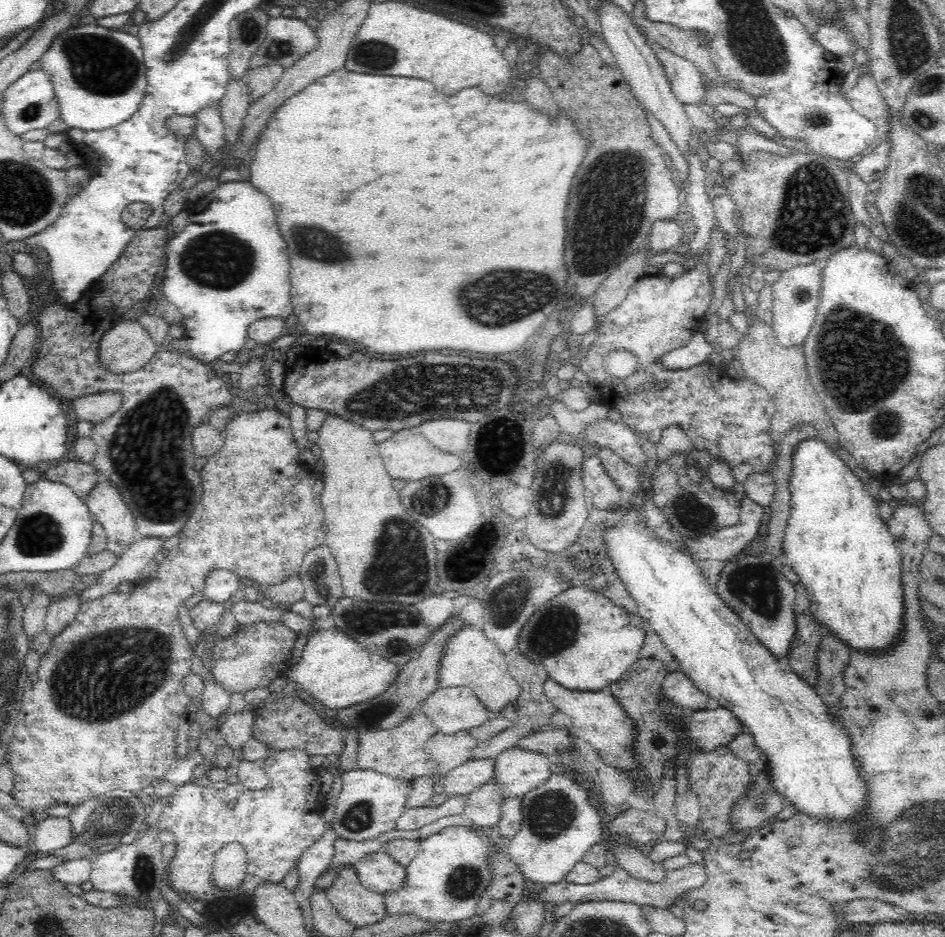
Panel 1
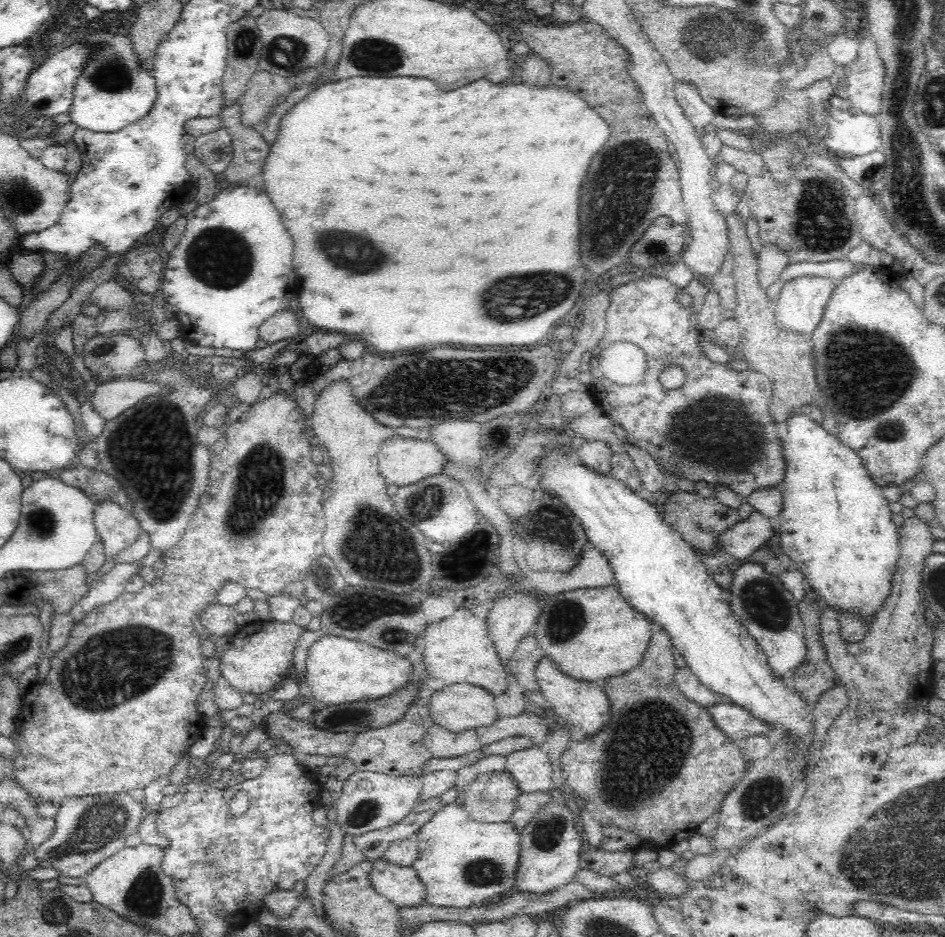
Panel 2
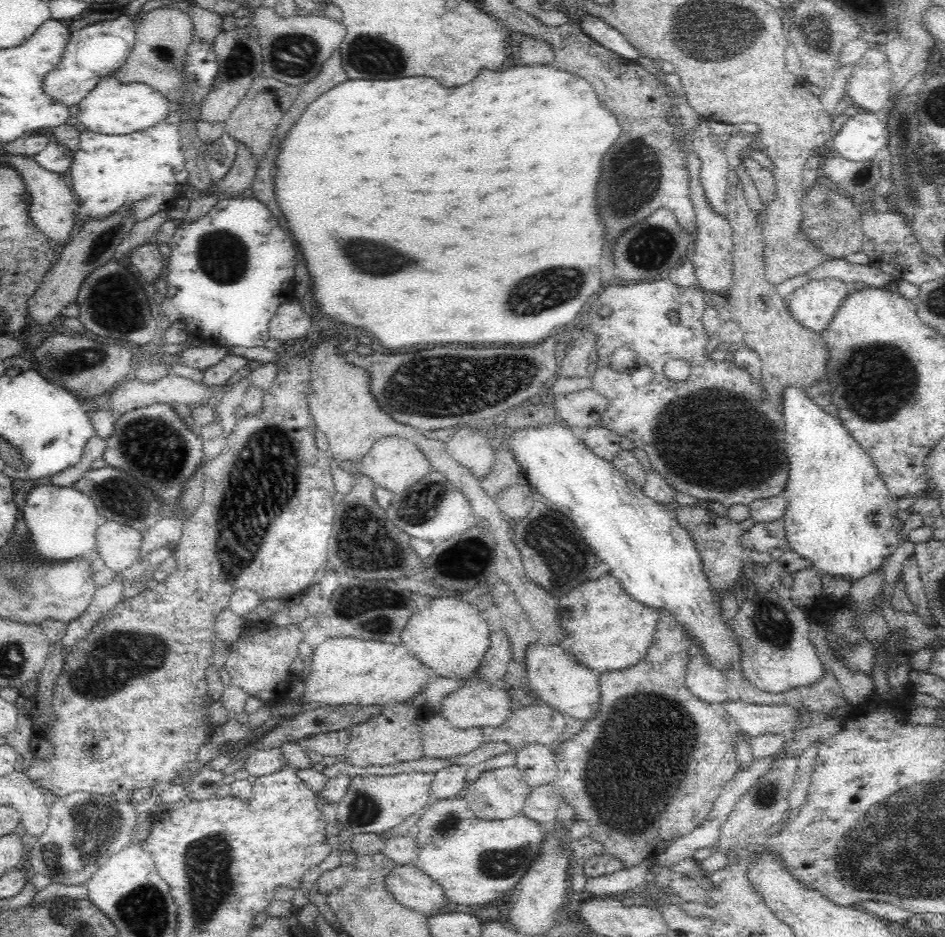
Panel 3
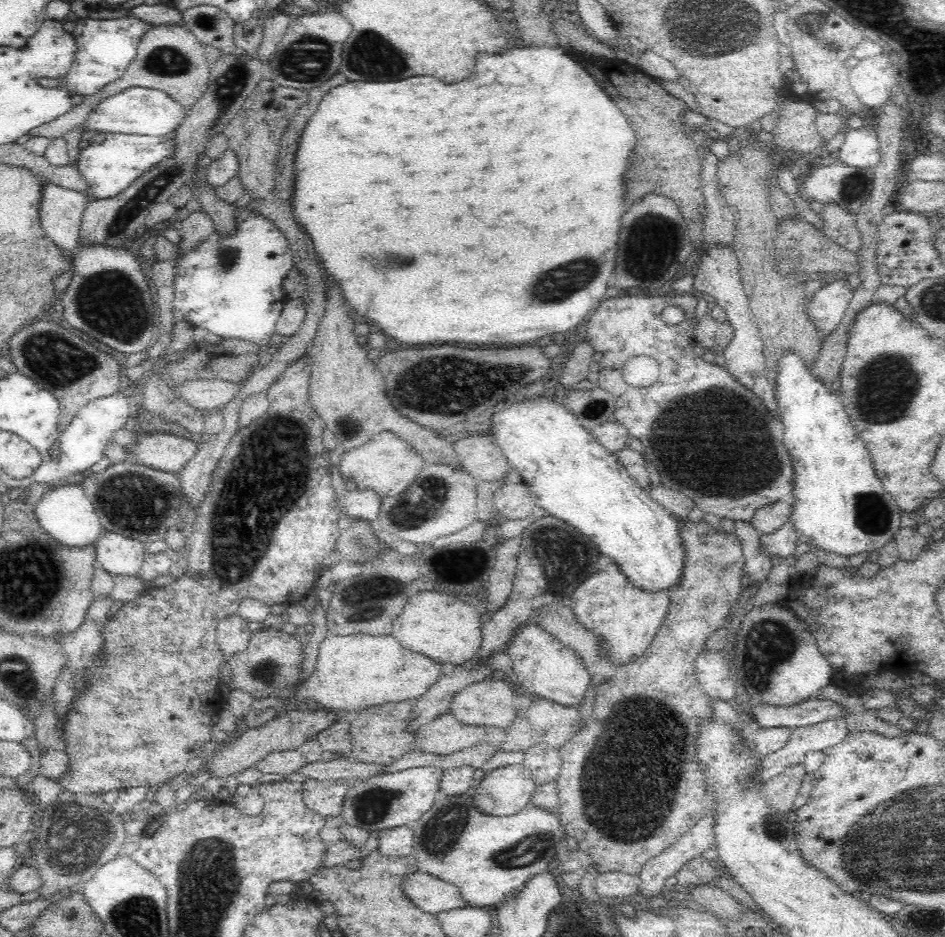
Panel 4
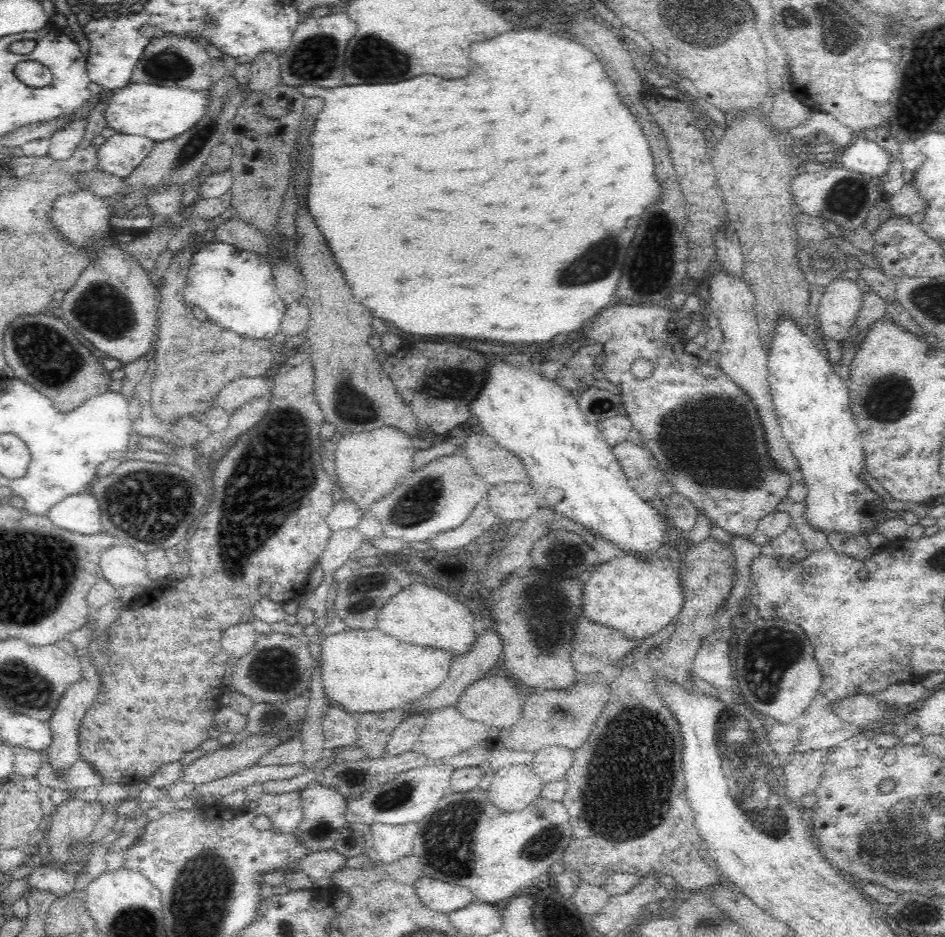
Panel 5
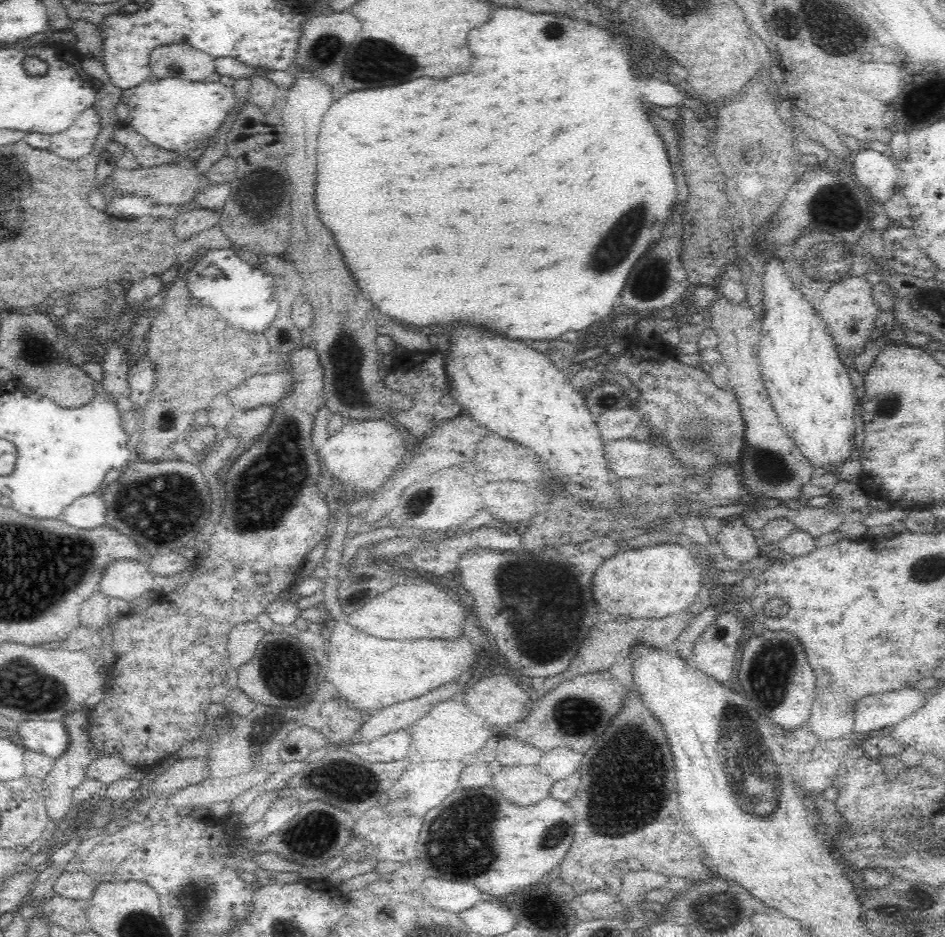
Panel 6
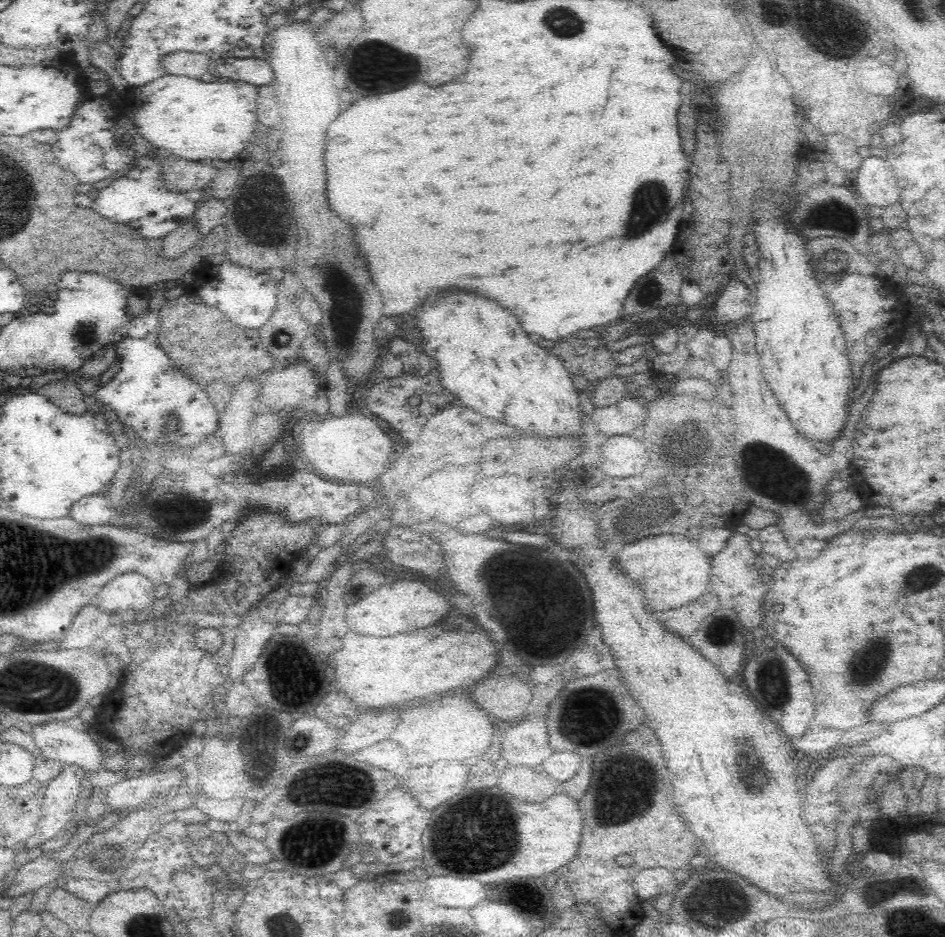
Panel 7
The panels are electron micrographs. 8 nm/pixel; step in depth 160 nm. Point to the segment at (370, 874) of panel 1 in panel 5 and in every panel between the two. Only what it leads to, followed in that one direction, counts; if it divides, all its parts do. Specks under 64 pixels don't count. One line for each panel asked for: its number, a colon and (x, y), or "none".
2: (401, 885)
3: (408, 884)
4: (431, 895)
5: (439, 896)

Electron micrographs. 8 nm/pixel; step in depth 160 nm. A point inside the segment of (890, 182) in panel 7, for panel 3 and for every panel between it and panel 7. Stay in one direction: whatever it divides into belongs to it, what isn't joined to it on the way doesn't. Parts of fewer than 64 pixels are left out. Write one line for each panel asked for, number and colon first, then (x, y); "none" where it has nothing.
3: (861, 137)
4: (861, 149)
5: (863, 156)
6: (874, 171)

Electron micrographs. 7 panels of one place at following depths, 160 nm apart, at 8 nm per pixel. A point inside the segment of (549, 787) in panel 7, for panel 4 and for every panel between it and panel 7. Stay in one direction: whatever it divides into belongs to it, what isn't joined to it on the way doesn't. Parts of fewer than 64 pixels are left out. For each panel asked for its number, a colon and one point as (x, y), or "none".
4: (506, 791)
5: (515, 789)
6: (521, 785)

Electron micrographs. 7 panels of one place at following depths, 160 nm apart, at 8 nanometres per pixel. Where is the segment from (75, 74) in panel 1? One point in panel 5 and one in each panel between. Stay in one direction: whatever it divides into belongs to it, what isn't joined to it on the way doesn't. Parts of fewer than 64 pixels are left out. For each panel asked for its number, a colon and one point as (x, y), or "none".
2: (113, 91)
3: (111, 107)
4: (140, 110)
5: (159, 113)

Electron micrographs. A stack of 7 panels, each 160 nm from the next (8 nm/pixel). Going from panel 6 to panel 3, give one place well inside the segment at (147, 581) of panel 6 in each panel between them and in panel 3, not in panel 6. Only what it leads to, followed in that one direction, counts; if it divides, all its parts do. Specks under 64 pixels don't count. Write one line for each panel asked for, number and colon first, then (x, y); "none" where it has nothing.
3: (118, 545)
4: (120, 556)
5: (122, 565)

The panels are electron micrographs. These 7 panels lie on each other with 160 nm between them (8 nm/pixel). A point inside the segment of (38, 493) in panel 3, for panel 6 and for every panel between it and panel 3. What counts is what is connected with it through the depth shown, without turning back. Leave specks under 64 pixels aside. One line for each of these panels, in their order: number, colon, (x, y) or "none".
4: (66, 513)
5: (80, 513)
6: (87, 512)

